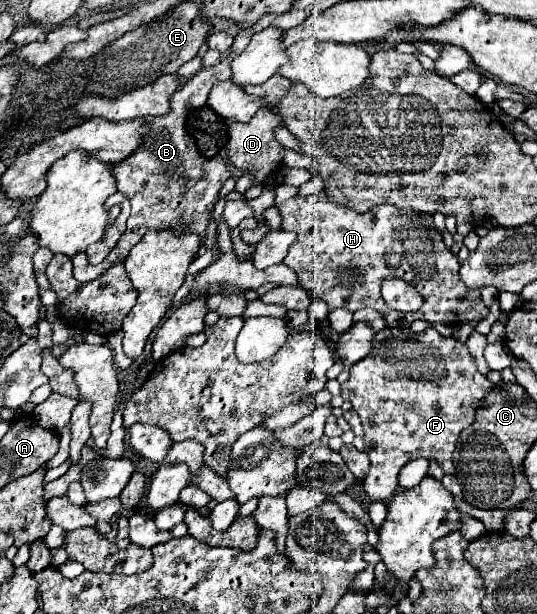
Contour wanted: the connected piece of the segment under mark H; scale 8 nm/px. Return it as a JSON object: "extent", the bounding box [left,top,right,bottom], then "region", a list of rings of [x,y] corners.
{"extent":[279,192,489,328],"region":[[[325,192],[311,194],[311,196],[295,196],[289,198],[279,206],[279,214],[283,218],[283,230],[291,230],[297,234],[297,240],[291,244],[285,264],[295,270],[299,278],[299,286],[309,294],[313,300],[315,296],[323,298],[329,304],[329,310],[335,308],[347,308],[351,312],[365,306],[365,302],[375,300],[379,296],[379,288],[383,278],[403,278],[405,282],[411,282],[413,286],[419,286],[419,292],[423,294],[425,302],[421,310],[417,312],[395,312],[389,310],[383,314],[387,326],[399,326],[409,328],[413,320],[427,320],[431,324],[445,322],[445,324],[461,324],[471,322],[475,318],[485,318],[489,308],[481,300],[481,292],[467,288],[459,278],[459,258],[451,254],[451,250],[443,244],[441,234],[433,226],[431,214],[419,214],[415,210],[401,210],[395,206],[373,206],[365,214],[357,214],[355,210],[337,206],[331,198],[327,198]]]}

